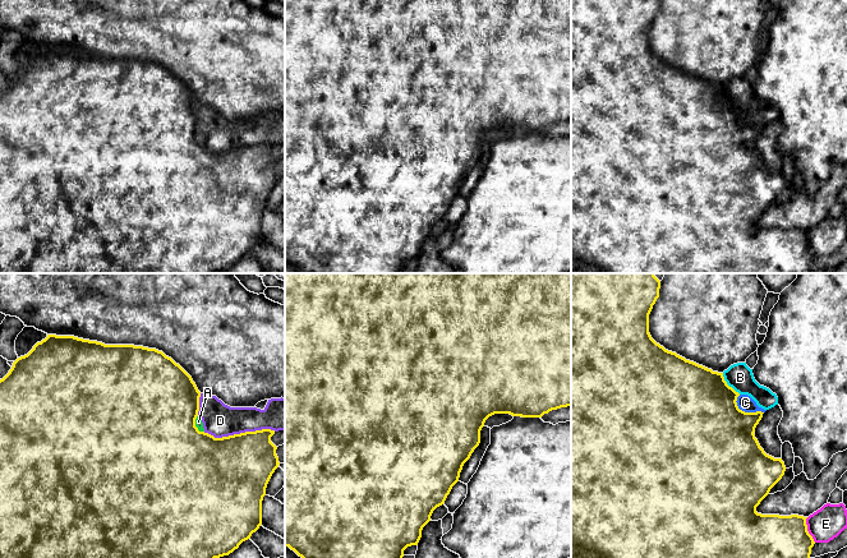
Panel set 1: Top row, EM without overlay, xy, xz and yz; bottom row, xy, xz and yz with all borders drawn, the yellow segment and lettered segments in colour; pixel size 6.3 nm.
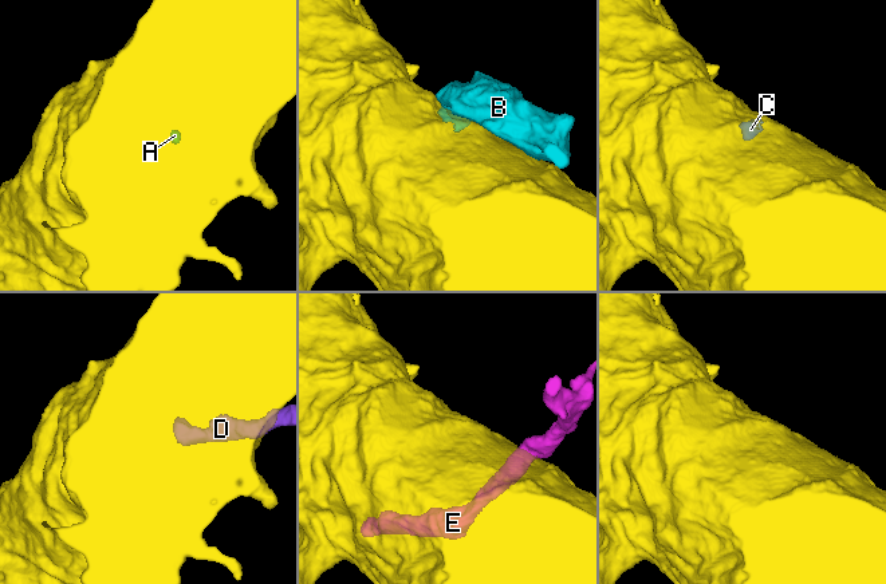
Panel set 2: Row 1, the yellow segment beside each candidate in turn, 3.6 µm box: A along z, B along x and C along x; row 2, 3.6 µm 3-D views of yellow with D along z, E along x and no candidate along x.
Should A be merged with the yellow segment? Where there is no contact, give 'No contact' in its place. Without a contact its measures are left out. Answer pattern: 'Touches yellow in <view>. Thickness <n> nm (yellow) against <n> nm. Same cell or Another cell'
Touches yellow in xy. Thickness 500 nm (yellow) against 50 nm. Another cell

